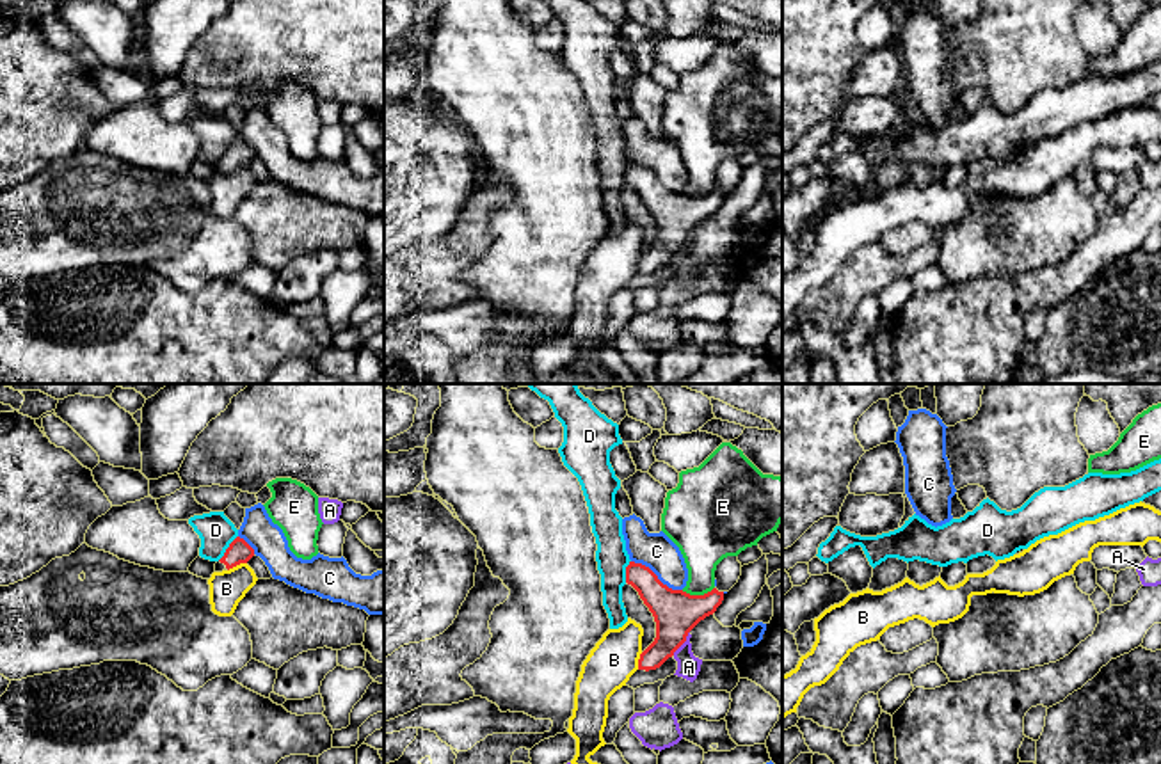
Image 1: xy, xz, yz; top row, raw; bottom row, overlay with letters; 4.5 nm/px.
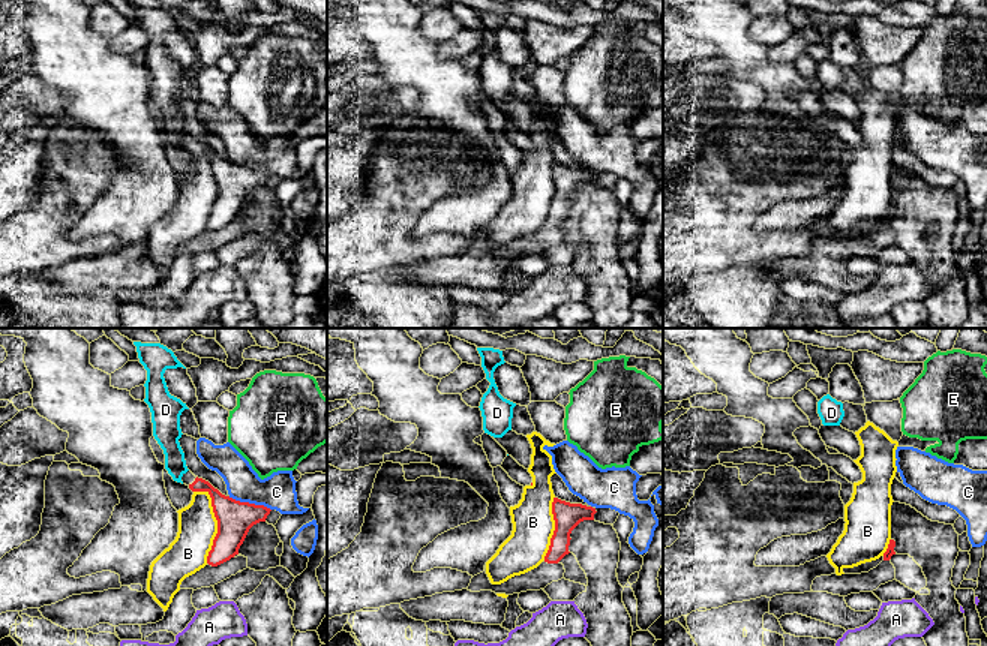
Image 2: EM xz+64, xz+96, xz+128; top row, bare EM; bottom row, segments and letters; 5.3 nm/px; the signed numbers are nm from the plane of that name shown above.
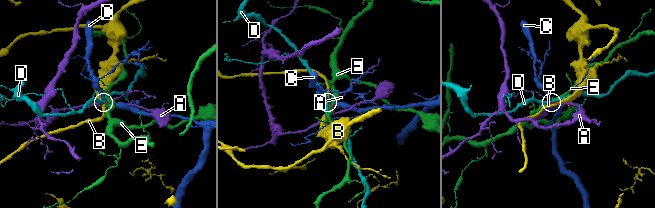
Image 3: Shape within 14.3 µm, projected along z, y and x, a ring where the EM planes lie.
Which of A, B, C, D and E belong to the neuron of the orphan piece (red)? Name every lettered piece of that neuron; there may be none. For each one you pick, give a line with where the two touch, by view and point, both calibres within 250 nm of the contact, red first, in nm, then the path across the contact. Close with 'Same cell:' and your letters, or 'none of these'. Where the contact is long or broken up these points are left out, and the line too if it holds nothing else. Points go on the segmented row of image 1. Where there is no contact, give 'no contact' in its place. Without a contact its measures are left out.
Same cell: none of these

